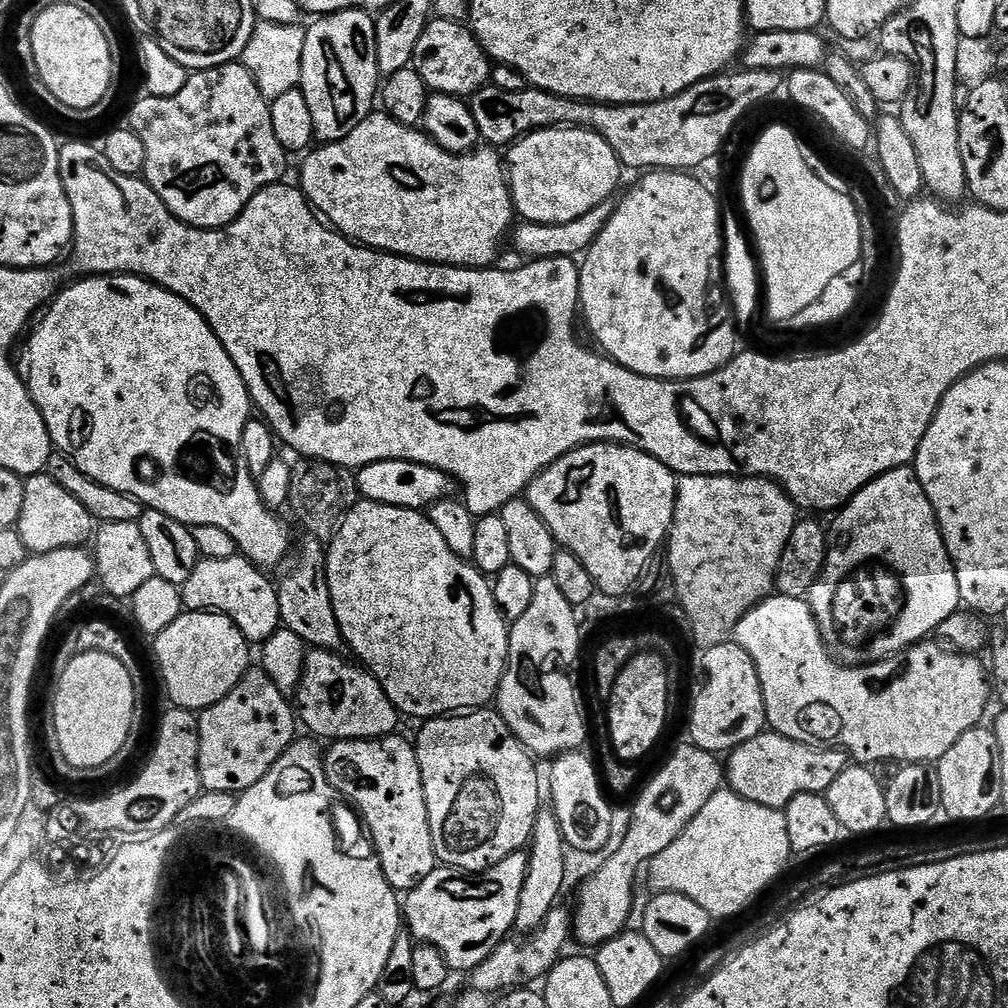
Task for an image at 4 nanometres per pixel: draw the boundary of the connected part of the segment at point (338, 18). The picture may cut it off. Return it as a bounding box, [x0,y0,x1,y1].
[299,8,382,144]

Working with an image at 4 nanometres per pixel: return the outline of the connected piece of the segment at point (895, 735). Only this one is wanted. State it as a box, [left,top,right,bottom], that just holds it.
[734,594,990,766]

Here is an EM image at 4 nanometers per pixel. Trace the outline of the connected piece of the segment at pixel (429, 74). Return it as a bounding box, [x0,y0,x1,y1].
[410,18,494,98]

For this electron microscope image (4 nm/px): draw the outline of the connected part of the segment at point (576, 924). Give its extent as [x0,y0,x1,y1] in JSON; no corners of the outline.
[572,742,726,948]

